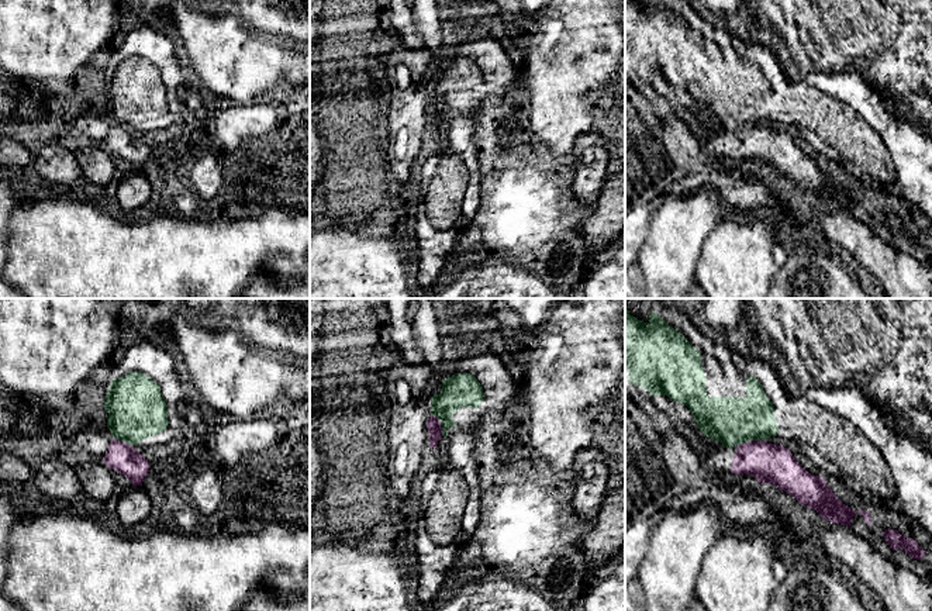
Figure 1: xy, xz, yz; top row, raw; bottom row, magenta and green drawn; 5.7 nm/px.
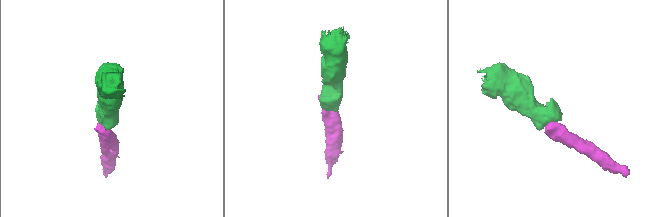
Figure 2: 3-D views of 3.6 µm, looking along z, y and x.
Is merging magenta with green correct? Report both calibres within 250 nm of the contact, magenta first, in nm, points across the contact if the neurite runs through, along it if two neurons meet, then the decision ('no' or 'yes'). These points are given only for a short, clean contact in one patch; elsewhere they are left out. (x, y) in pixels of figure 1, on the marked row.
220 nm thick on the magenta side, 280 nm on the other; border along yz (763, 439), (749, 439), (738, 445); no

